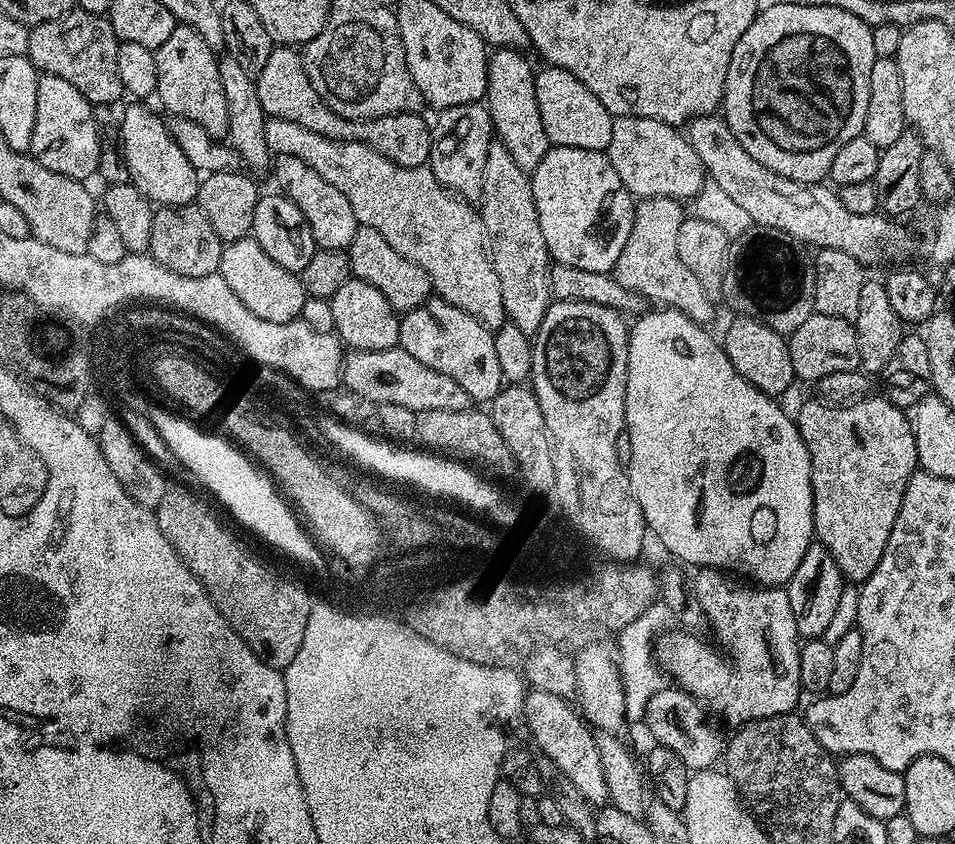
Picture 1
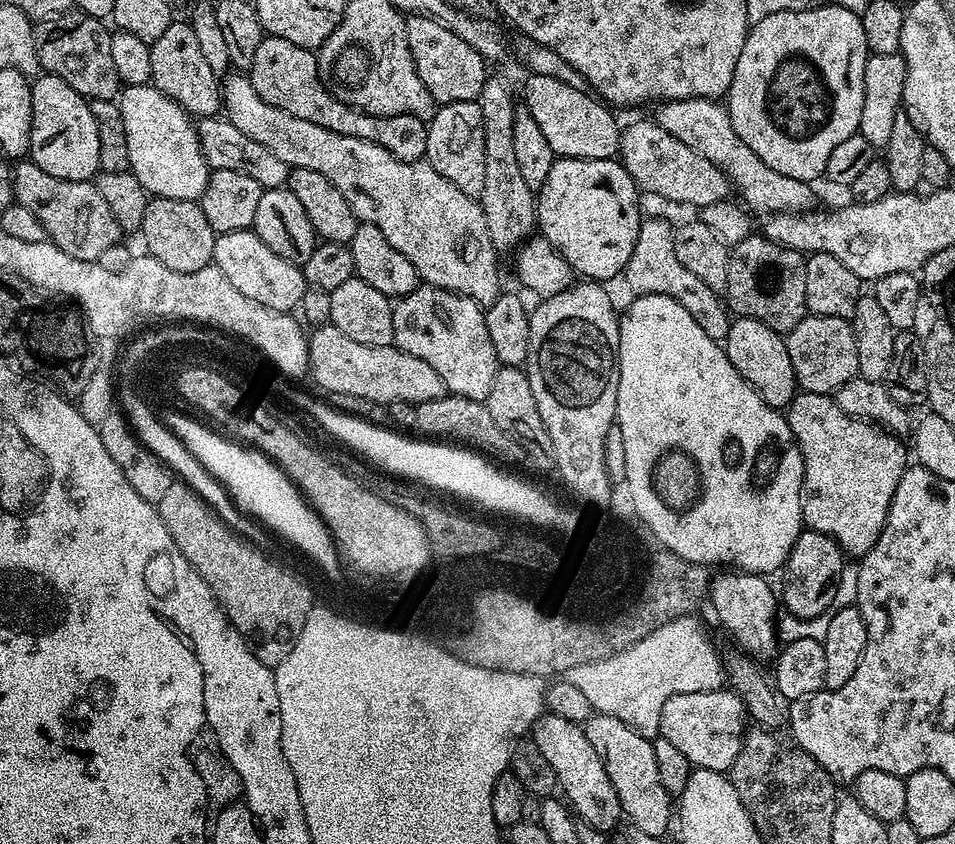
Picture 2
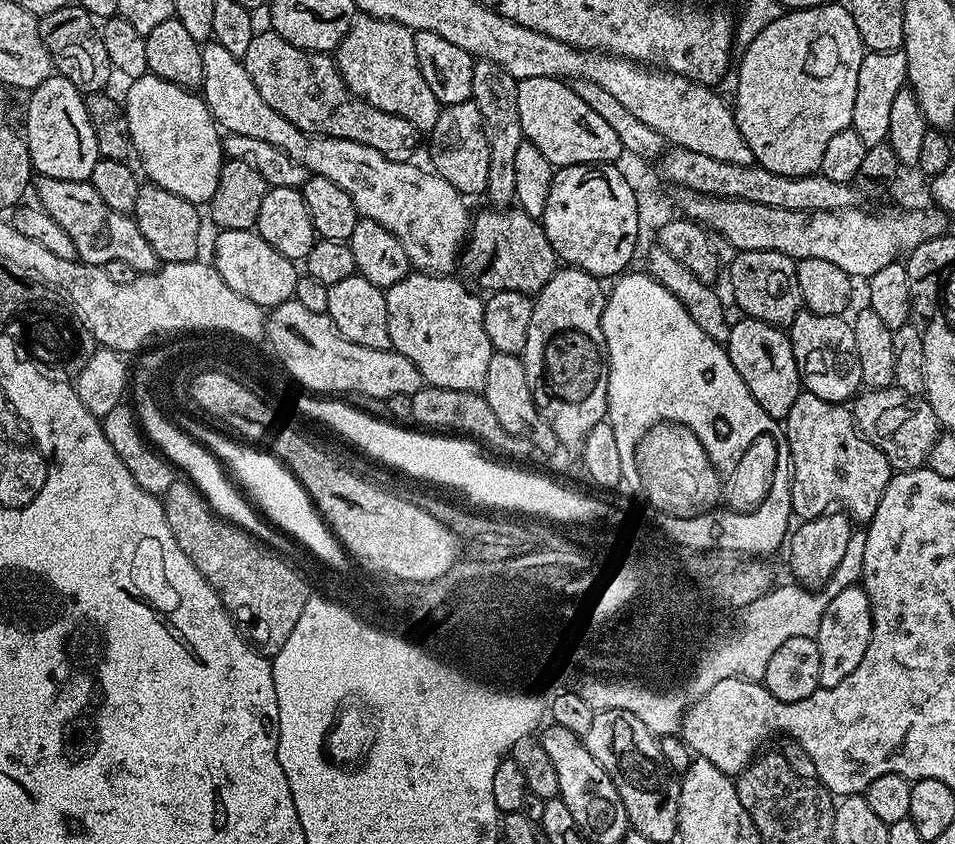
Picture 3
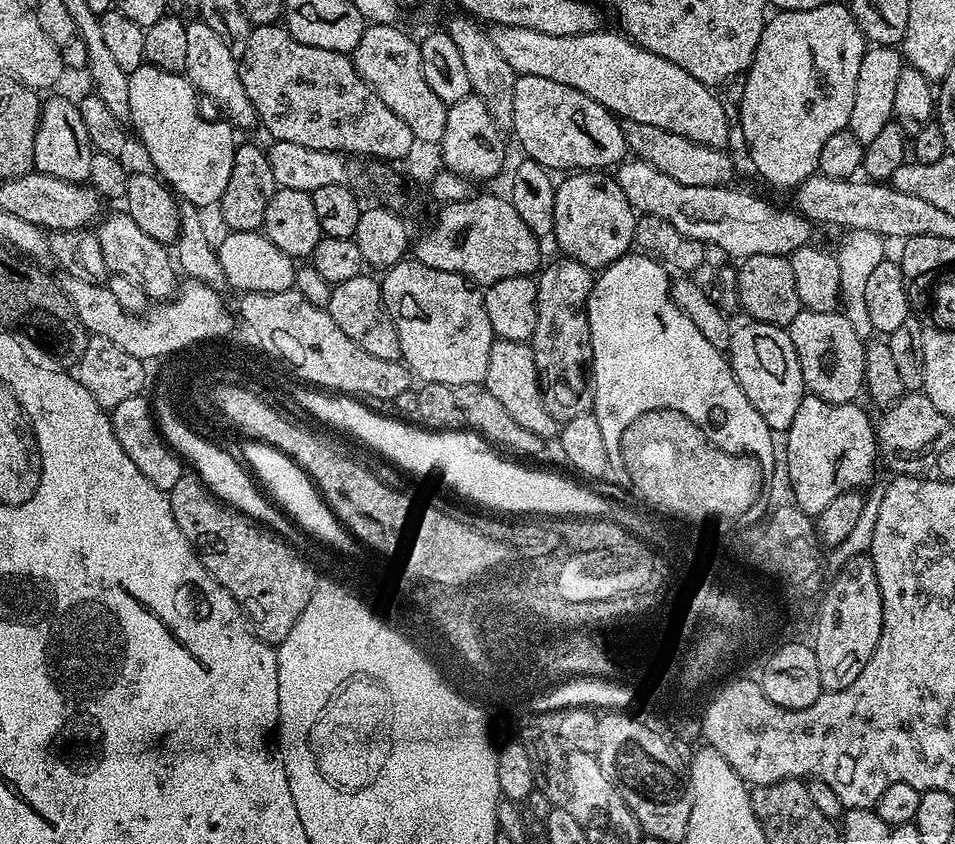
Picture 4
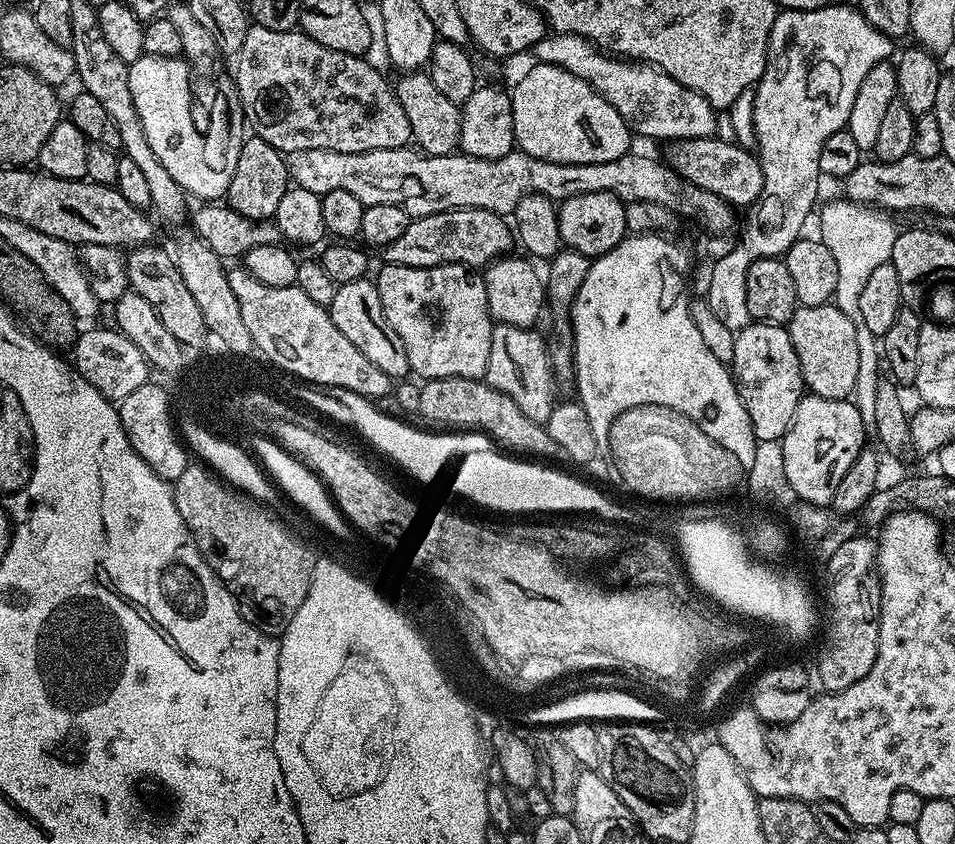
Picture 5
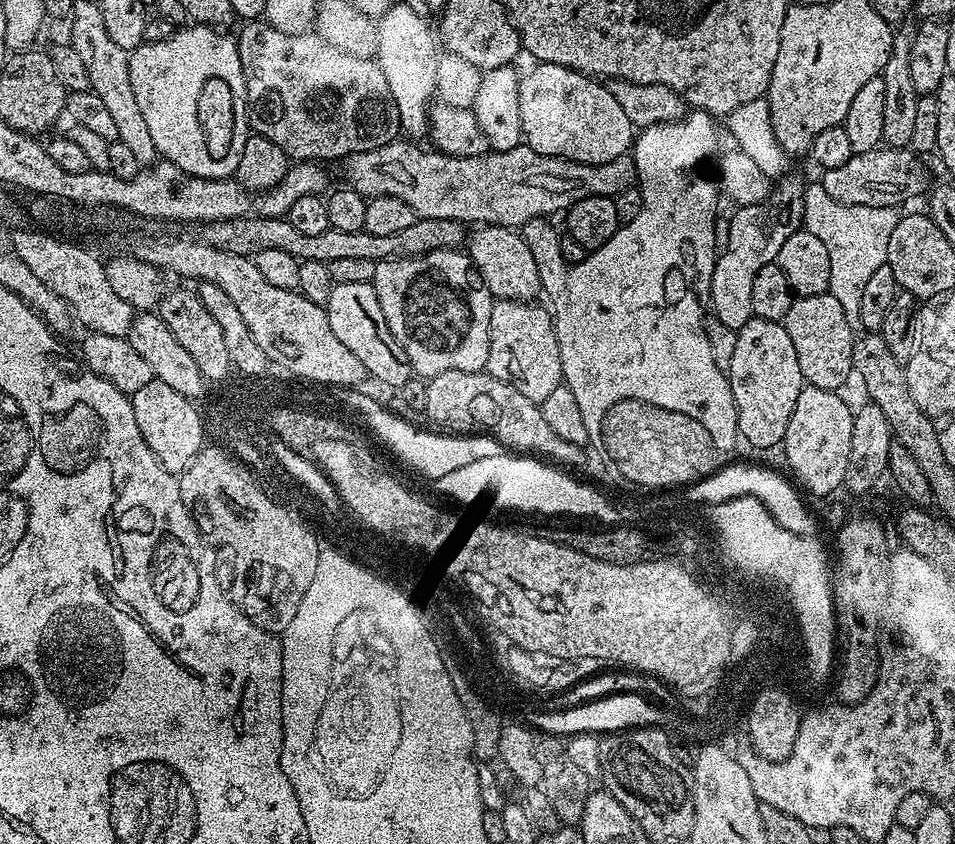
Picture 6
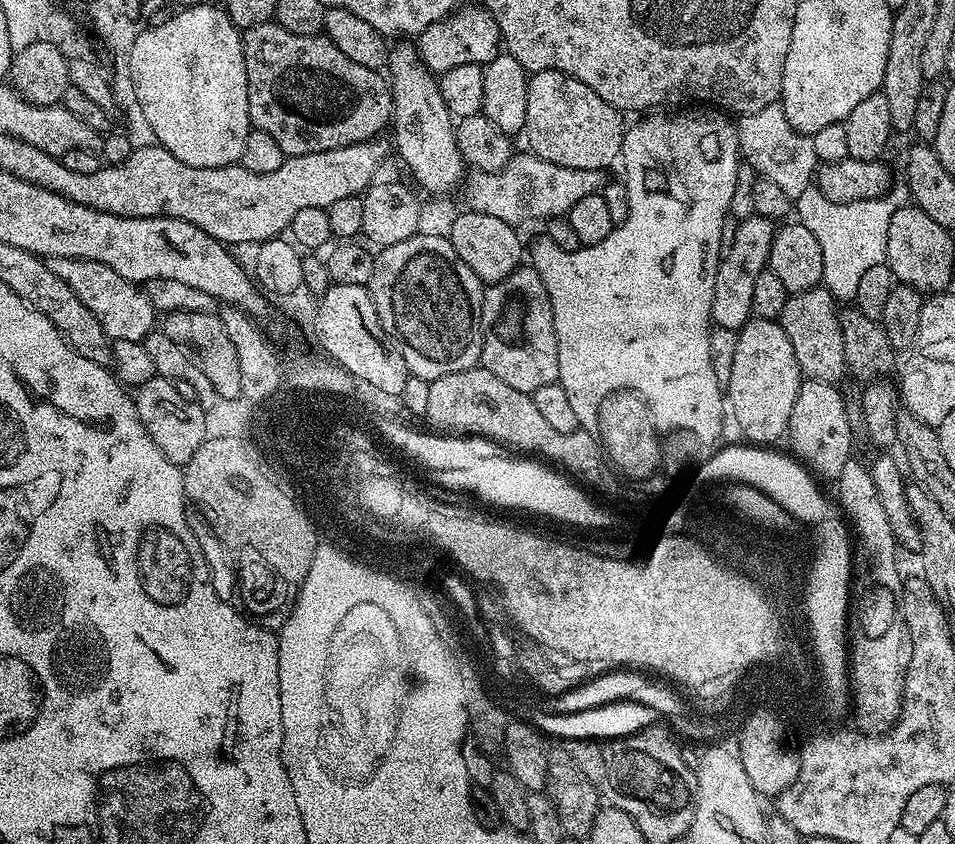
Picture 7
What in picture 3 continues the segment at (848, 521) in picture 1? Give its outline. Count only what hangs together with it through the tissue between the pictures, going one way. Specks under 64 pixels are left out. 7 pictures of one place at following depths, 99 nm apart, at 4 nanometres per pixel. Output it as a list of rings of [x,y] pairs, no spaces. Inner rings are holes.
[[[801,391],[782,427],[792,459],[793,517],[806,521],[839,506],[853,521],[872,520],[894,469],[886,462],[886,454],[860,433],[851,411],[844,404],[831,404]]]

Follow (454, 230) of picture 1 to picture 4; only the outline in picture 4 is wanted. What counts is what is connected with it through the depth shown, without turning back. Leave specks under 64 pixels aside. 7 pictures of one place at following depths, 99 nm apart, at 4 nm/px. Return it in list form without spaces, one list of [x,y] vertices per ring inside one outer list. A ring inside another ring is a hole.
[[[199,18],[186,23],[186,75],[207,99],[212,100],[226,117],[229,124],[240,128],[257,127],[256,111],[246,98],[246,86],[242,86],[238,58],[230,54],[230,49],[218,38],[215,30],[210,30],[206,22]]]

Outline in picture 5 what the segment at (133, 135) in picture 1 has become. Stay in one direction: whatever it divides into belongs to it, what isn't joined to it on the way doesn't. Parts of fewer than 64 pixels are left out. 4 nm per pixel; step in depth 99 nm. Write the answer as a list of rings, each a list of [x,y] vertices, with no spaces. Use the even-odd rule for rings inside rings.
[[[145,54],[129,64],[128,77],[138,118],[142,118],[142,130],[146,130],[146,142],[150,142],[158,162],[166,166],[170,178],[174,178],[189,197],[197,196],[197,201],[216,202],[227,197],[234,166],[238,166],[238,150],[242,150],[246,136],[232,136],[232,140],[228,140],[228,152],[220,152],[220,156],[212,156],[212,152],[204,148],[204,140],[192,132],[189,61],[180,56]]]

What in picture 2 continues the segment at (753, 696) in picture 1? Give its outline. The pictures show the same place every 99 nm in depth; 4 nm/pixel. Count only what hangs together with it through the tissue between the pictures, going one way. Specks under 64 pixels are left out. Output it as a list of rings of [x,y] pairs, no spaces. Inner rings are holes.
[[[720,570],[711,577],[708,596],[724,628],[741,644],[745,653],[775,657],[778,652],[778,592],[767,584],[763,575],[739,570]]]

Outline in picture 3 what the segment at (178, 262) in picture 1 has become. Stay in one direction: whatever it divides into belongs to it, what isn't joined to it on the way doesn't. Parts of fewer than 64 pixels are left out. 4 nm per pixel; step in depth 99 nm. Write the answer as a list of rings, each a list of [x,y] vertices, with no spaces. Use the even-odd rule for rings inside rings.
[[[144,182],[138,190],[138,202],[134,202],[131,215],[138,230],[142,230],[142,238],[150,242],[150,250],[154,250],[157,261],[173,264],[190,262],[201,255],[200,212],[201,209],[186,202],[186,198],[178,198],[178,194],[170,194],[170,190],[162,190],[162,186]]]

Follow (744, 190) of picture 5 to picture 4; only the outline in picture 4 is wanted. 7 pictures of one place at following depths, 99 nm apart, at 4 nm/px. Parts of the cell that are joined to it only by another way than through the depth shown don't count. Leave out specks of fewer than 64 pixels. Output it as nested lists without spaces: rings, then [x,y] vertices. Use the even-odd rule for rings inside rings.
[[[623,121],[624,141],[628,143],[628,152],[635,159],[654,166],[654,170],[662,170],[666,178],[674,178],[674,182],[682,182],[682,186],[728,186],[733,183],[732,175],[736,168],[732,165],[729,154],[723,148],[702,146],[690,138],[682,138],[682,134],[674,134],[670,130],[662,130],[662,126],[649,126],[646,122]]]

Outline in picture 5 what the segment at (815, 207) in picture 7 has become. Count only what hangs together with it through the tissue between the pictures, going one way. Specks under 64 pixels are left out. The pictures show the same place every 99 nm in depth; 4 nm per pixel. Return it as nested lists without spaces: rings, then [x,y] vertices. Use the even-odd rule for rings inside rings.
[[[846,198],[832,200],[821,205],[818,220],[818,238],[823,242],[838,267],[838,285],[833,296],[833,303],[839,306],[846,318],[854,325],[857,335],[858,375],[852,401],[862,417],[862,426],[865,439],[877,441],[878,422],[875,421],[875,395],[880,385],[881,377],[878,374],[882,368],[882,352],[879,339],[867,329],[866,322],[859,310],[859,299],[862,298],[863,287],[870,278],[875,267],[891,261],[894,242],[896,241],[897,227],[893,226],[885,213],[871,207],[855,204]]]

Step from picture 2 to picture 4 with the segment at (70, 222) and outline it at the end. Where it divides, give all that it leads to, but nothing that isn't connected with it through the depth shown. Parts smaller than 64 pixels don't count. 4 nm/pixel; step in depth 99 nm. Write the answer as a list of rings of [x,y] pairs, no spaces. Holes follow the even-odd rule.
[[[127,214],[105,215],[98,224],[102,258],[106,258],[109,273],[131,278],[146,290],[149,301],[163,302],[172,299],[178,291],[178,268],[174,256],[162,242],[150,238]]]

